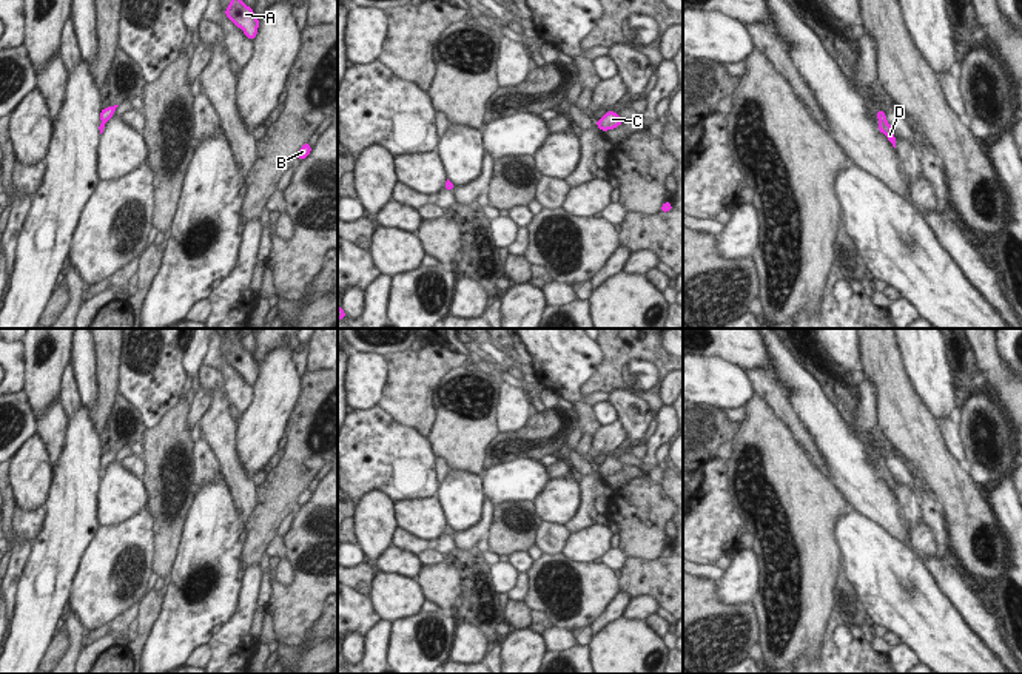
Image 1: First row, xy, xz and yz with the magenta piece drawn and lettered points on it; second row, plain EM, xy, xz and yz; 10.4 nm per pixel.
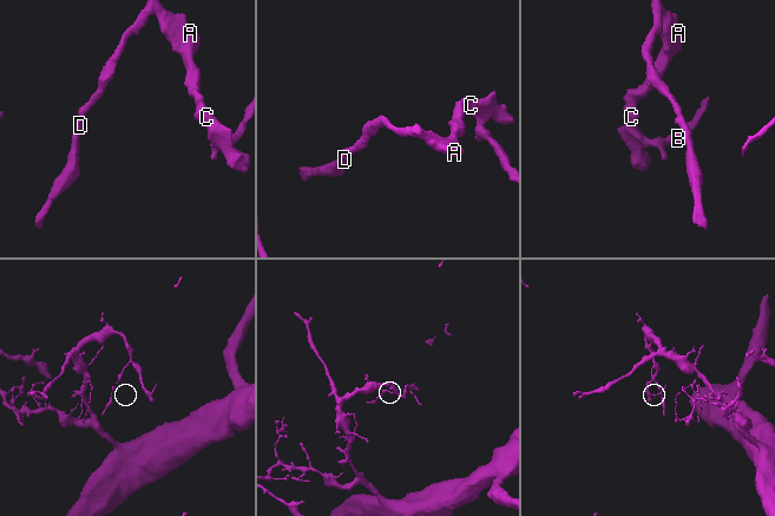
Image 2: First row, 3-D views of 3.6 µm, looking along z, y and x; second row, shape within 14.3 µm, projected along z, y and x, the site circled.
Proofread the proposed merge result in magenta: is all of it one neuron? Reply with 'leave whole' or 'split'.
leave whole

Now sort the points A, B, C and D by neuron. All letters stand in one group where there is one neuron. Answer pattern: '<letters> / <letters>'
A B C D

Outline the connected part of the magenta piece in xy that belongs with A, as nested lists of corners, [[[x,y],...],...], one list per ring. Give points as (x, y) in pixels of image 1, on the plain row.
[[[240,336],[230,338],[231,347],[225,355],[225,361],[253,386],[257,379],[259,366],[253,355],[240,345]]]

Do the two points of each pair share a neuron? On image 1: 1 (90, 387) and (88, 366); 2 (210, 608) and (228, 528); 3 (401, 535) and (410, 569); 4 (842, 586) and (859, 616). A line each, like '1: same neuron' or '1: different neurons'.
1: same neuron
2: same neuron
3: different neurons
4: same neuron

